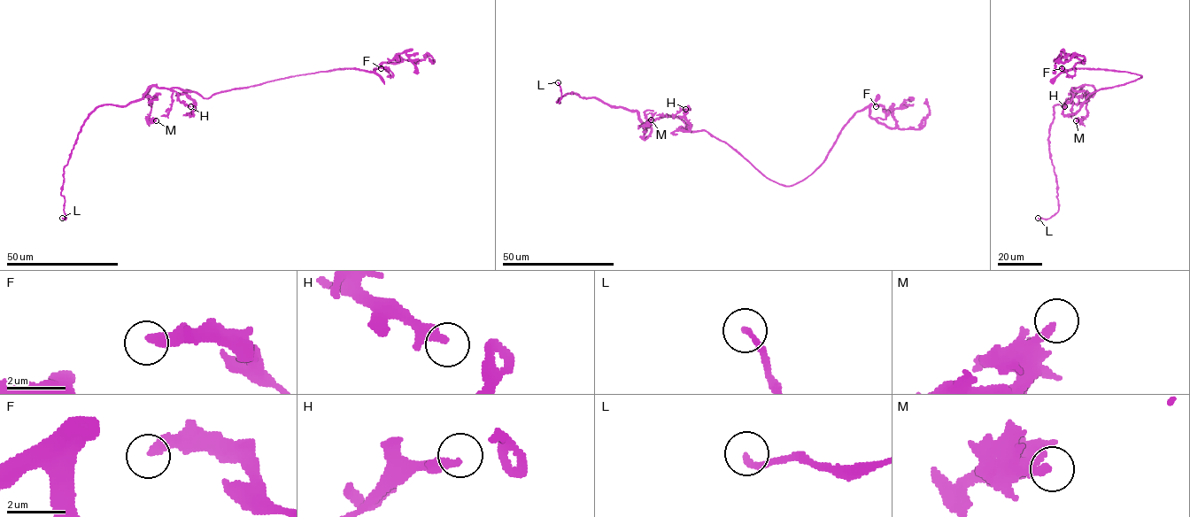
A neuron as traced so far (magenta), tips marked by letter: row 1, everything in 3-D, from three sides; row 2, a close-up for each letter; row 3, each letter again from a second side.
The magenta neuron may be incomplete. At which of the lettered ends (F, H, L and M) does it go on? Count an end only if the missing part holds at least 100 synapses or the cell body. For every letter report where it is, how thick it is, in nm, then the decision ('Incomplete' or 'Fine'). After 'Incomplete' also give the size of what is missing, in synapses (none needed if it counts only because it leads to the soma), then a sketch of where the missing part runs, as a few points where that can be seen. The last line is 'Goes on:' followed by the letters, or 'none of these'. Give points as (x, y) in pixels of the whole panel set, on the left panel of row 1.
F: Place: (381, 68). Thickness 360 nm. Fine
H: Place: (190, 106). Thickness 240 nm. Fine
L: Place: (62, 218). Thickness 220 nm. Fine
M: Place: (156, 120). Thickness 240 nm. Fine
Goes on: none of these

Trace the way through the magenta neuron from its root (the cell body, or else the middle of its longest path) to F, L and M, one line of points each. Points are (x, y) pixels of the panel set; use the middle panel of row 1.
F: (720, 141), (792, 185), (857, 111), (885, 119), (876, 106)
L: (720, 141), (688, 131), (675, 116), (645, 127), (636, 111), (593, 97), (567, 93), (556, 102), (558, 82)
M: (720, 141), (703, 130), (688, 131), (675, 116), (659, 117), (644, 139), (646, 130), (644, 126), (651, 119)

